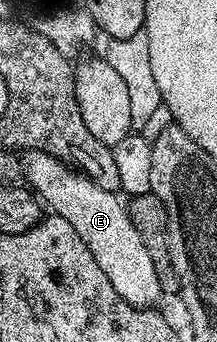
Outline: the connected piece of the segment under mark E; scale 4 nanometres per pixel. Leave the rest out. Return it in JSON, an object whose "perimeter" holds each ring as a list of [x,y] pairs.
{"perimeter":[[[29,150],[24,156],[23,176],[29,179],[28,187],[44,201],[52,215],[61,216],[75,226],[75,234],[87,242],[87,250],[95,254],[99,270],[111,278],[111,286],[115,286],[121,299],[130,306],[156,305],[153,303],[163,296],[159,278],[155,278],[151,254],[147,254],[147,246],[143,246],[143,238],[139,238],[139,230],[135,230],[129,209],[119,198],[121,196],[103,190],[103,186],[78,174],[68,163],[51,154]]]}

